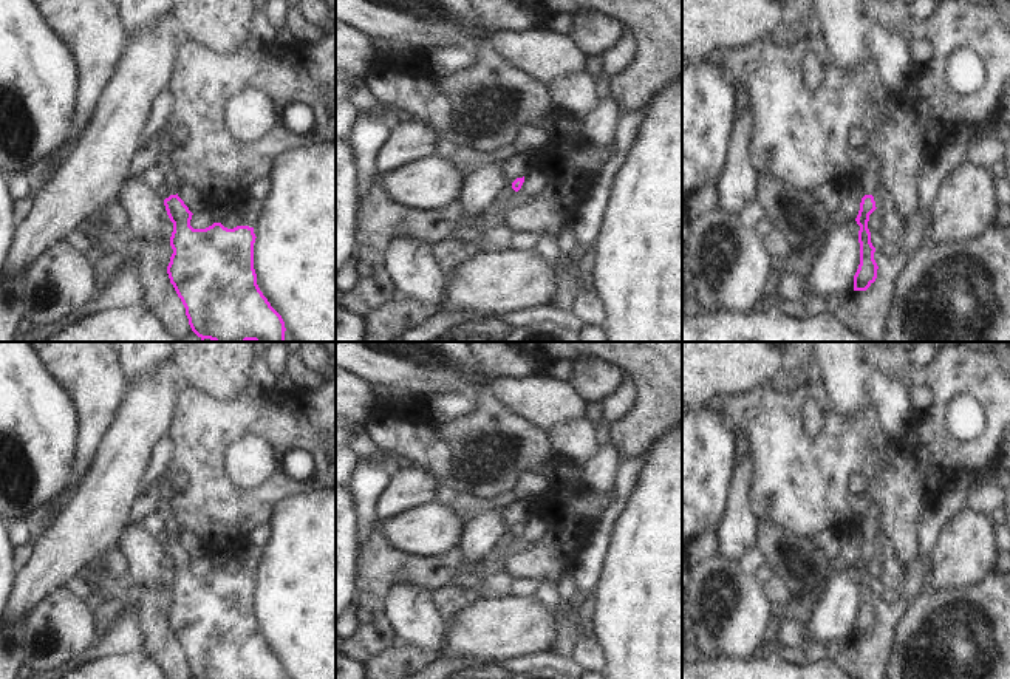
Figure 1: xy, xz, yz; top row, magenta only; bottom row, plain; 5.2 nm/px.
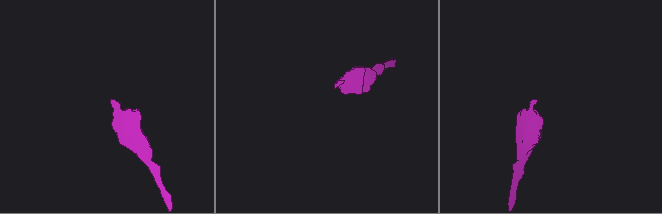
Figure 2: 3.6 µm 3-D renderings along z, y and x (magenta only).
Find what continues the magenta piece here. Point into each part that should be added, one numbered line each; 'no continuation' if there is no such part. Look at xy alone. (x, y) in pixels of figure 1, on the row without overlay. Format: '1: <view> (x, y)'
1: xy (172, 528).

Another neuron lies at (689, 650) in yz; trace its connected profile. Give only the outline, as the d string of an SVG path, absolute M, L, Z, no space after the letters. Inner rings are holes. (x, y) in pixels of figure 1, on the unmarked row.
M682 608L682 667L696 660L698 657L698 650L693 642L693 626Z

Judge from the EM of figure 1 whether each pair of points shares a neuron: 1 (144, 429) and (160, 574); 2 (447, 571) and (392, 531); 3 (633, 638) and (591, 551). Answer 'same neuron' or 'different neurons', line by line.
1: different neurons
2: different neurons
3: different neurons

